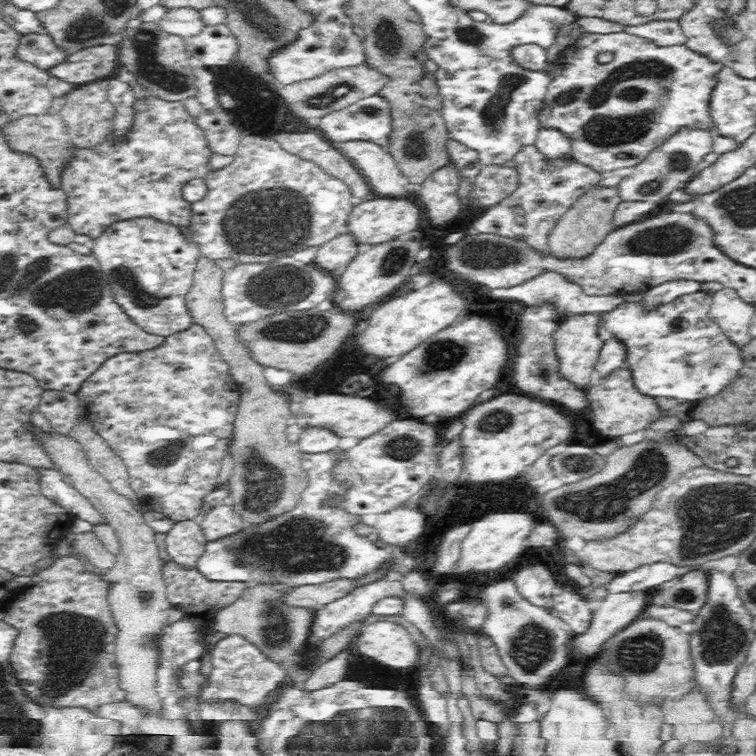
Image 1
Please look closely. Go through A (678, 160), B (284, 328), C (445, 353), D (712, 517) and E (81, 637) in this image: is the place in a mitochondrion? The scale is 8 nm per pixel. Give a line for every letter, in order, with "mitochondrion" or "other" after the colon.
A: mitochondrion
B: mitochondrion
C: mitochondrion
D: mitochondrion
E: mitochondrion

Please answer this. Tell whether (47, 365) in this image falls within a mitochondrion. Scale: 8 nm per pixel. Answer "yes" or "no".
no

